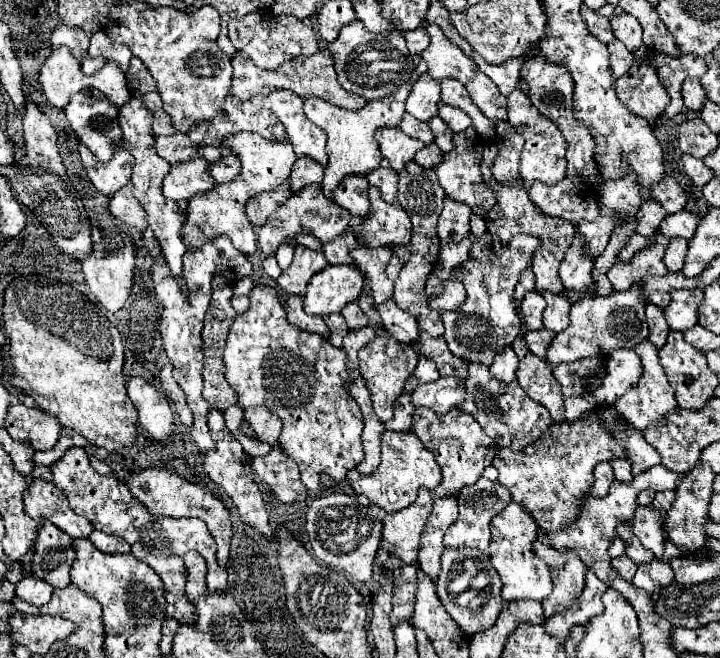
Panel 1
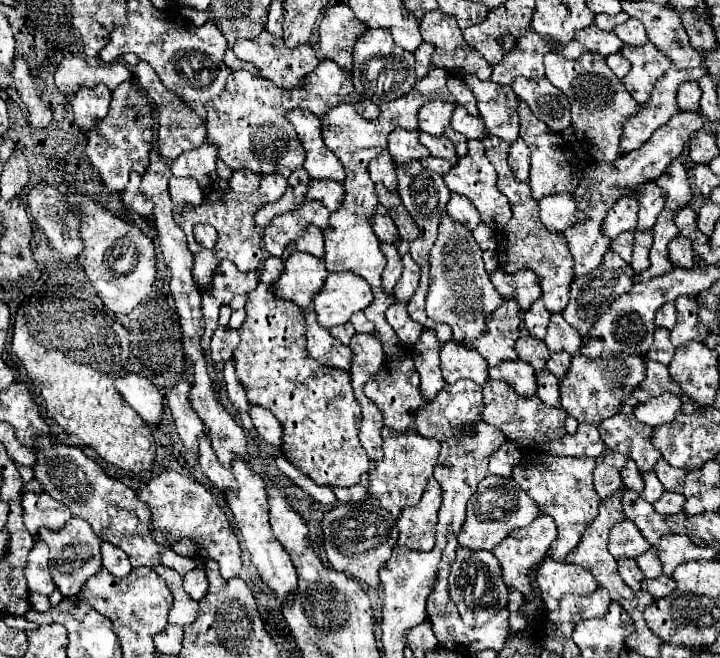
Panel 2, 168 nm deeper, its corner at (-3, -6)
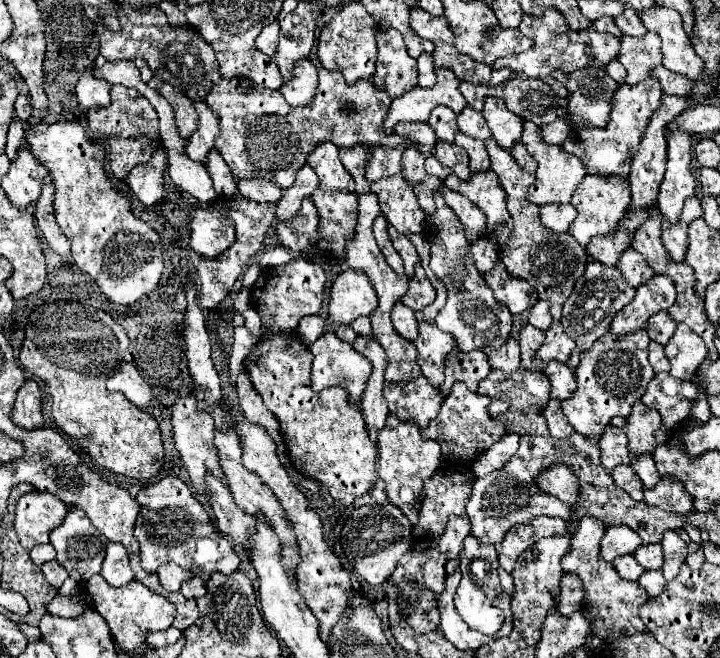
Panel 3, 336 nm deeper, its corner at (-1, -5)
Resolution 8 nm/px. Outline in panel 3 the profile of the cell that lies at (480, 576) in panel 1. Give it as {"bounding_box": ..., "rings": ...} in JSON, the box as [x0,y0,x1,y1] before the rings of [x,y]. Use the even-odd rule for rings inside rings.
{"bounding_box":[454,536,504,636],"rings":[[[468,536],[464,540],[464,550],[460,552],[460,570],[462,570],[462,582],[456,590],[454,604],[462,620],[478,632],[484,632],[488,636],[496,634],[504,622],[504,612],[492,606],[492,600],[502,592],[500,578],[498,578],[498,554],[496,546],[492,544],[480,544],[476,538]]]}

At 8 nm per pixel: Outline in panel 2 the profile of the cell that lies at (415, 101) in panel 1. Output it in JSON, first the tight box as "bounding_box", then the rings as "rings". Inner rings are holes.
{"bounding_box":[418,101,454,135],"rings":[[[426,101],[418,109],[418,127],[430,135],[442,135],[450,125],[450,117],[454,111],[454,103],[450,101]]]}

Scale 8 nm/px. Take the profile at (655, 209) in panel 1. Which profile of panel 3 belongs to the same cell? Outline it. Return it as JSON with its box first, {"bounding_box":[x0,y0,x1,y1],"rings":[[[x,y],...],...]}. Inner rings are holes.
{"bounding_box":[616,248,654,288],"rings":[[[628,248],[628,250],[622,252],[616,268],[624,274],[624,280],[626,280],[632,288],[642,286],[644,282],[648,282],[648,280],[654,276],[654,270],[644,262],[644,258],[642,258],[640,254],[638,254],[636,250],[632,250],[632,248]]]}

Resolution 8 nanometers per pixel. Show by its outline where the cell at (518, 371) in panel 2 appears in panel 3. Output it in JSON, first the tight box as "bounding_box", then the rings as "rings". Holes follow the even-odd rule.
{"bounding_box":[478,368,550,436],"rings":[[[520,368],[512,374],[504,374],[502,370],[492,370],[488,374],[488,378],[484,378],[478,386],[478,394],[490,396],[490,398],[508,398],[510,406],[508,412],[498,414],[494,418],[498,418],[500,422],[506,424],[508,432],[514,432],[518,436],[524,434],[536,434],[536,436],[546,436],[548,434],[548,426],[544,422],[544,416],[540,414],[540,410],[544,410],[544,406],[548,406],[550,400],[550,382],[546,378],[544,372],[532,372],[526,368]]]}

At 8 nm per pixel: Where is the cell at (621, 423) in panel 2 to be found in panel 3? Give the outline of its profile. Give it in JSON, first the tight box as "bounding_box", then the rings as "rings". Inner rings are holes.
{"bounding_box":[610,402,662,454],"rings":[[[636,402],[628,418],[612,418],[610,424],[628,436],[632,454],[650,454],[656,448],[654,432],[662,426],[662,418],[656,410],[644,406],[644,402]]]}

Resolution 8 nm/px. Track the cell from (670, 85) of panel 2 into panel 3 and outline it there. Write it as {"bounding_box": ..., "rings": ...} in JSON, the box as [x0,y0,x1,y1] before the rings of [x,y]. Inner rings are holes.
{"bounding_box":[562,78,662,178],"rings":[[[646,78],[644,82],[638,82],[636,86],[628,86],[626,82],[618,86],[614,98],[612,98],[612,110],[608,124],[604,128],[588,126],[588,122],[574,122],[570,136],[564,140],[562,148],[576,158],[580,158],[592,176],[620,176],[628,178],[630,174],[630,162],[632,158],[626,158],[626,150],[630,154],[636,152],[640,138],[648,126],[650,116],[654,110],[662,104],[662,88],[656,78]]]}

